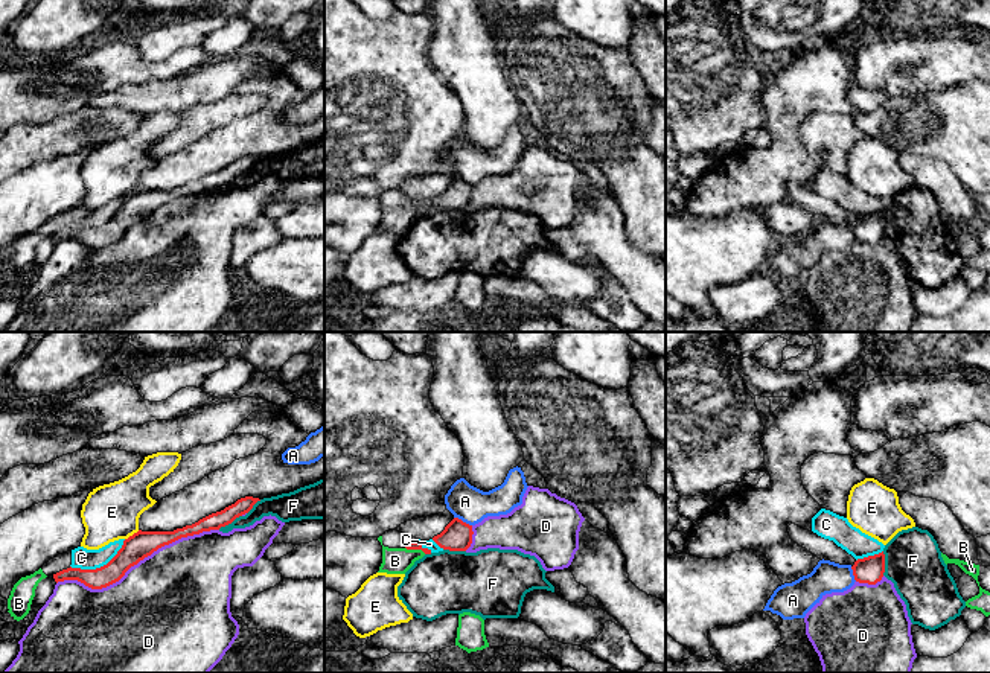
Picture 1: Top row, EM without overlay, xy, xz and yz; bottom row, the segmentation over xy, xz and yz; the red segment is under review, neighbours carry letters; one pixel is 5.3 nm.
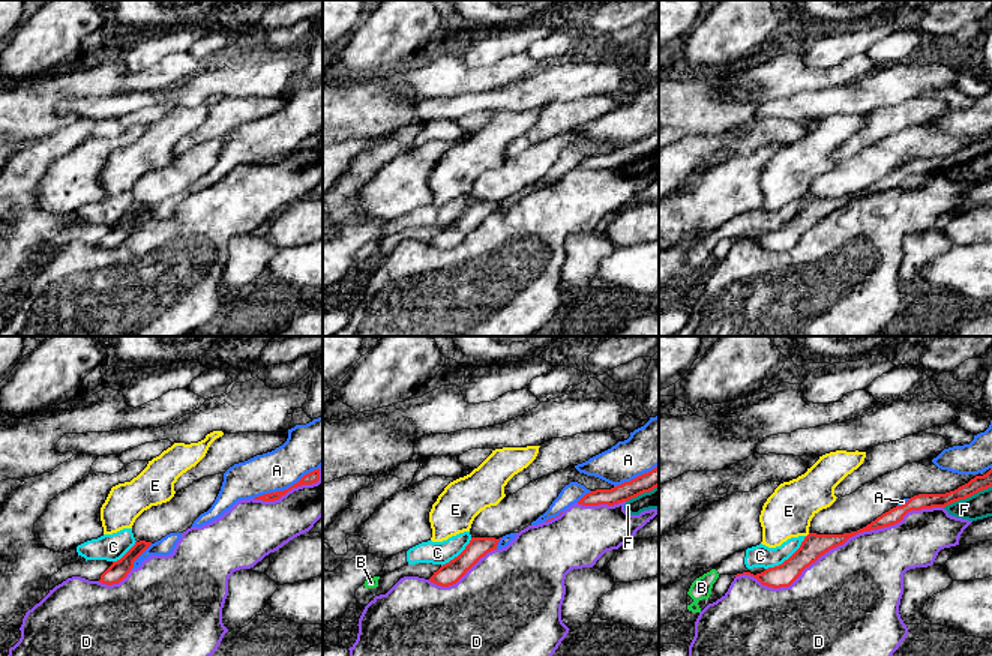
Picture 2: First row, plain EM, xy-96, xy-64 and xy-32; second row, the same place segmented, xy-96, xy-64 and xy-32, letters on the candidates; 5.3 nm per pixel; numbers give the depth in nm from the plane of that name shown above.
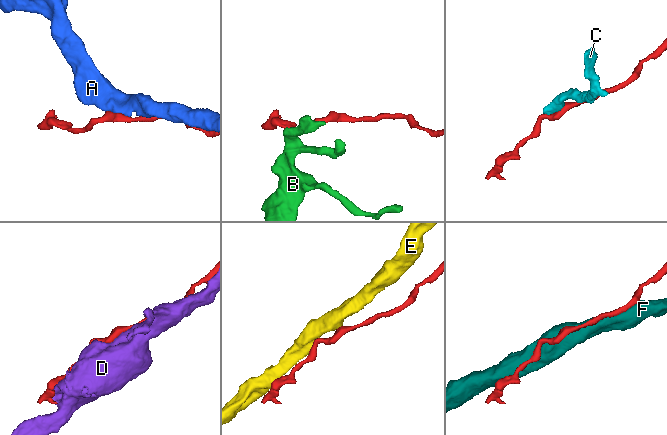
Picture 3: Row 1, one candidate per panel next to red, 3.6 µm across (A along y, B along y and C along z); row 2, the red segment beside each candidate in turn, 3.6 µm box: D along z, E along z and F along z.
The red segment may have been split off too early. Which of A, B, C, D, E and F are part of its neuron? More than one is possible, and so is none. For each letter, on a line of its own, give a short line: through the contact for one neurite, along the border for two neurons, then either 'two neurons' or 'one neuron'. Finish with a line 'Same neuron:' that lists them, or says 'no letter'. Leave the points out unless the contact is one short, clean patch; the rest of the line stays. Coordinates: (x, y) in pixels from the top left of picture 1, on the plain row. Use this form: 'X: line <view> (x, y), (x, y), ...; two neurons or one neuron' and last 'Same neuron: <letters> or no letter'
A: two neurons
B: two neurons
C: line xy (125, 198), (122, 206), (105, 223), (95, 227), (70, 226); two neurons
D: two neurons
E: two neurons
F: two neurons
Same neuron: no letter

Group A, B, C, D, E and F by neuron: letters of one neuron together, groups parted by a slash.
A / B C / D / E / F

